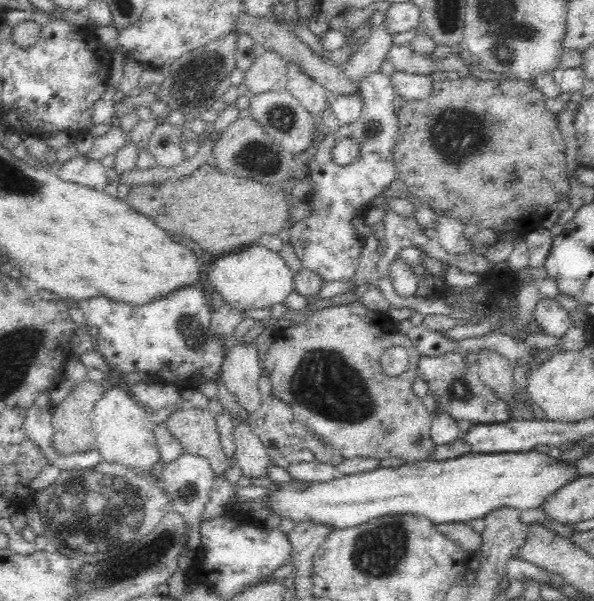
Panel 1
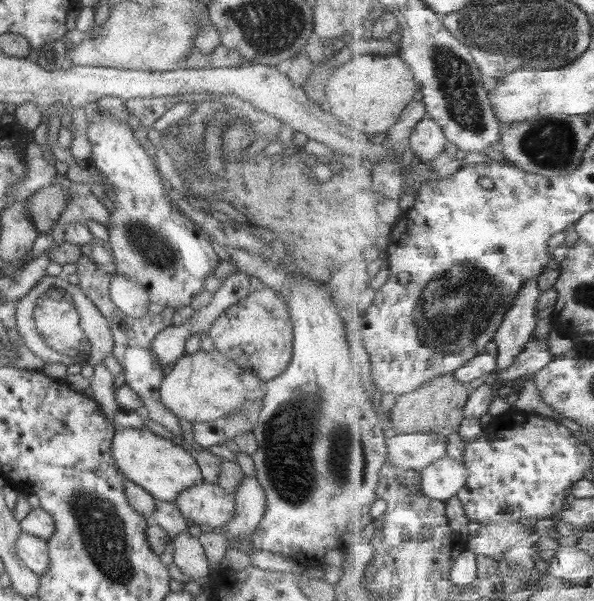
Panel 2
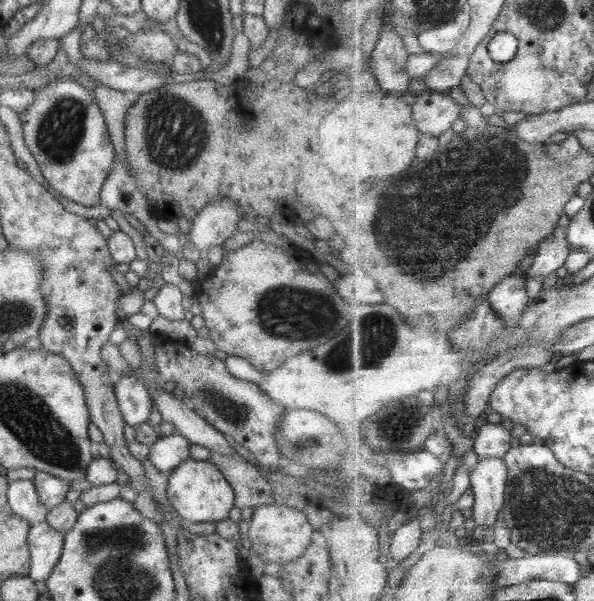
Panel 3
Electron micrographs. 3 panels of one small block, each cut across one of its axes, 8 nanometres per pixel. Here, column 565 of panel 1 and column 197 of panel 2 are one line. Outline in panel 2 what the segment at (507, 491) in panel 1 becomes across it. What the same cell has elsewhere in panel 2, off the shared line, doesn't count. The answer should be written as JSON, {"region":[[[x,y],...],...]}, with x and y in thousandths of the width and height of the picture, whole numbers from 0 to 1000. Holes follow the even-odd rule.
{"region":[[[194,710],[187,729],[189,762],[195,779],[207,789],[210,797],[234,807],[244,814],[264,834],[290,835],[298,829],[298,822],[311,812],[322,812],[328,805],[343,802],[337,780],[325,762],[323,749],[310,747],[306,742],[295,739],[290,732],[268,725],[244,712],[210,712]]]}

